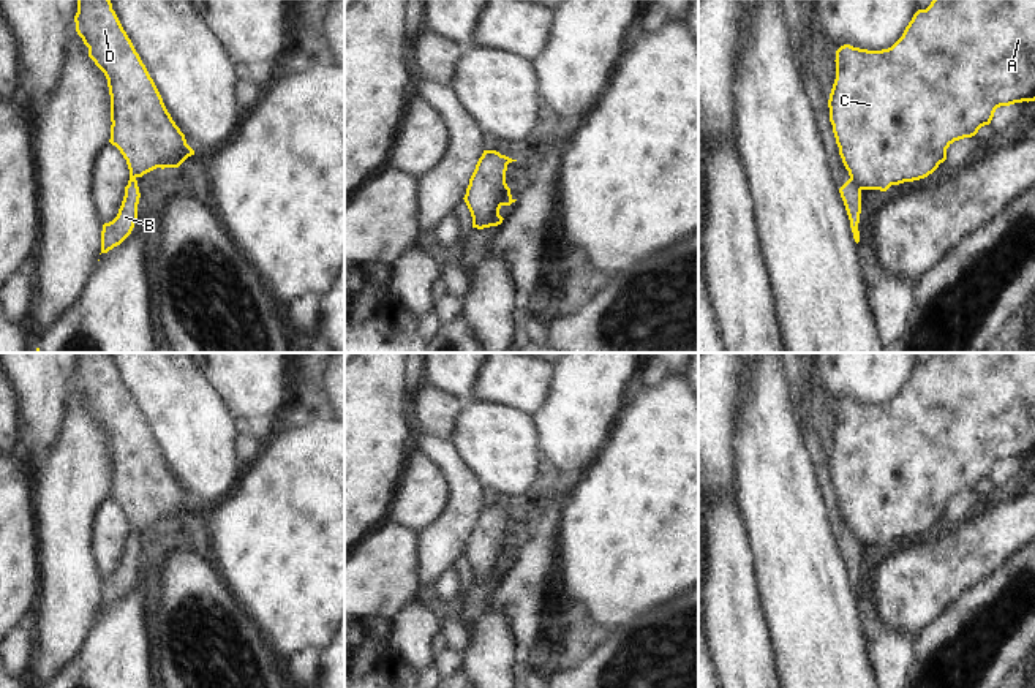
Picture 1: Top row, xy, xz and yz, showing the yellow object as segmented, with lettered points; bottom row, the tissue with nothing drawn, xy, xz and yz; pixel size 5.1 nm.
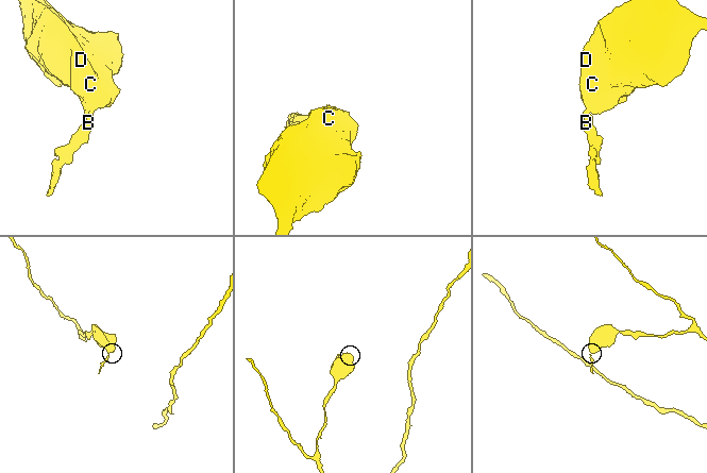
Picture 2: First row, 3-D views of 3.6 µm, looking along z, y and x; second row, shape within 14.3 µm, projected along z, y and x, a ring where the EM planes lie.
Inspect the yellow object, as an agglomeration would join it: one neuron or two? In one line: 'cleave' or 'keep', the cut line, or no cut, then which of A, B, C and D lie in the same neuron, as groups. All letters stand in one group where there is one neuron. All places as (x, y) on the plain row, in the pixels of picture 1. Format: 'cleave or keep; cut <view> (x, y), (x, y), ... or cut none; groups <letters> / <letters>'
cleave; cut yz (850, 530), (861, 543); groups A C D / B

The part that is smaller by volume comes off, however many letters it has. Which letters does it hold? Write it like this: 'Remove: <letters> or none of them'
Remove: B

